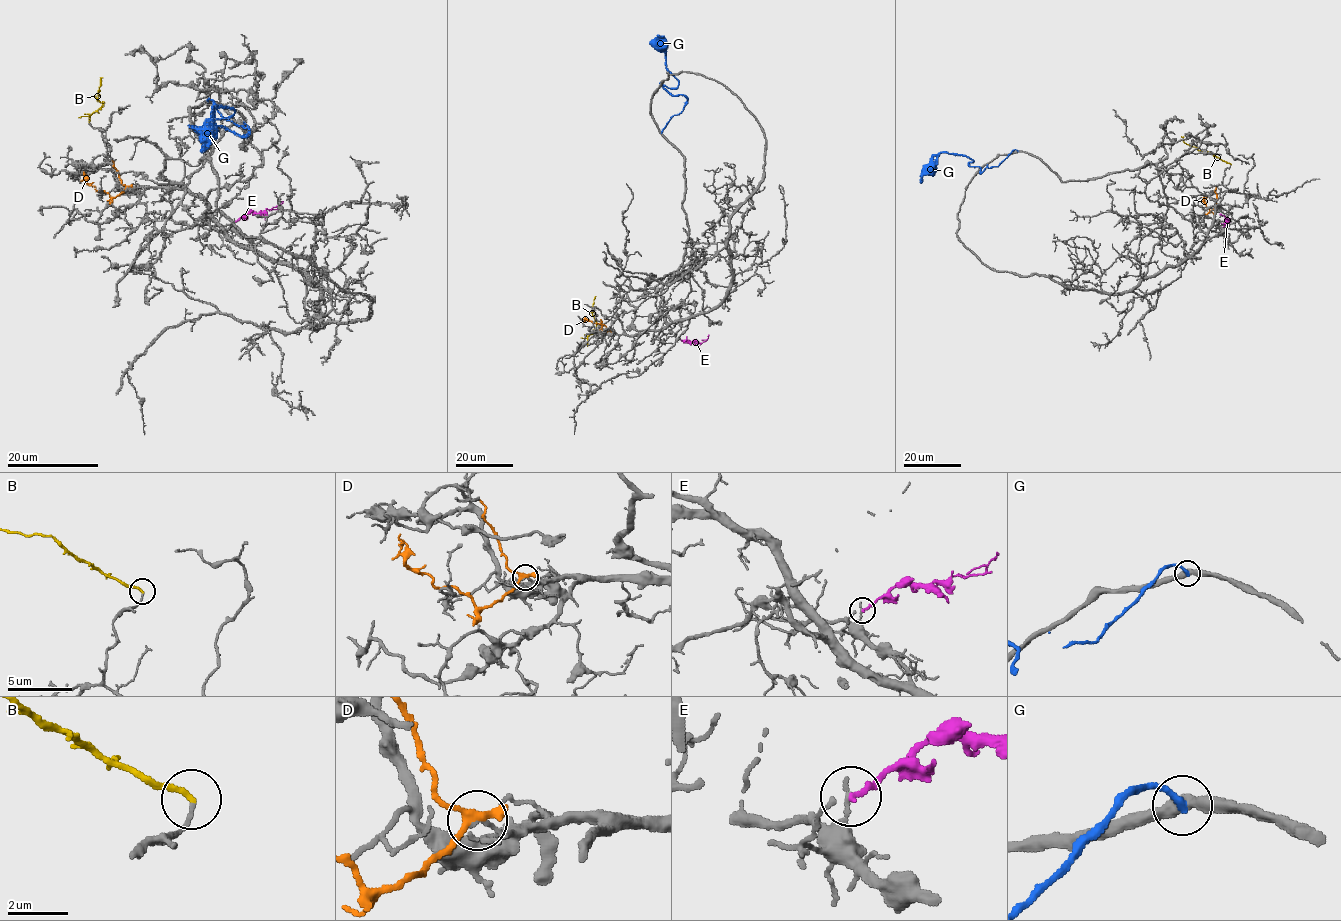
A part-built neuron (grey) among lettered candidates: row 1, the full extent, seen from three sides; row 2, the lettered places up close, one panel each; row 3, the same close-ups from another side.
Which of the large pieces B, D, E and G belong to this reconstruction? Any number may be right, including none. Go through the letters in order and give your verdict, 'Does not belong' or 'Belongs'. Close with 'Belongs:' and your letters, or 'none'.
B: Does not belong
D: Does not belong
E: Does not belong
G: Does not belong
Belongs: none

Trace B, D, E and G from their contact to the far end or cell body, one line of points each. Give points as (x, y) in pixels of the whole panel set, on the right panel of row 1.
B: (1230, 164), (1210, 152), (1190, 146), (1181, 136)
D: (1217, 204), (1209, 211), (1203, 201), (1206, 196)
E: (1224, 226), (1227, 219), (1220, 214)
G: (1018, 151), (980, 172), (970, 165), (970, 158), (941, 152), (920, 183)

